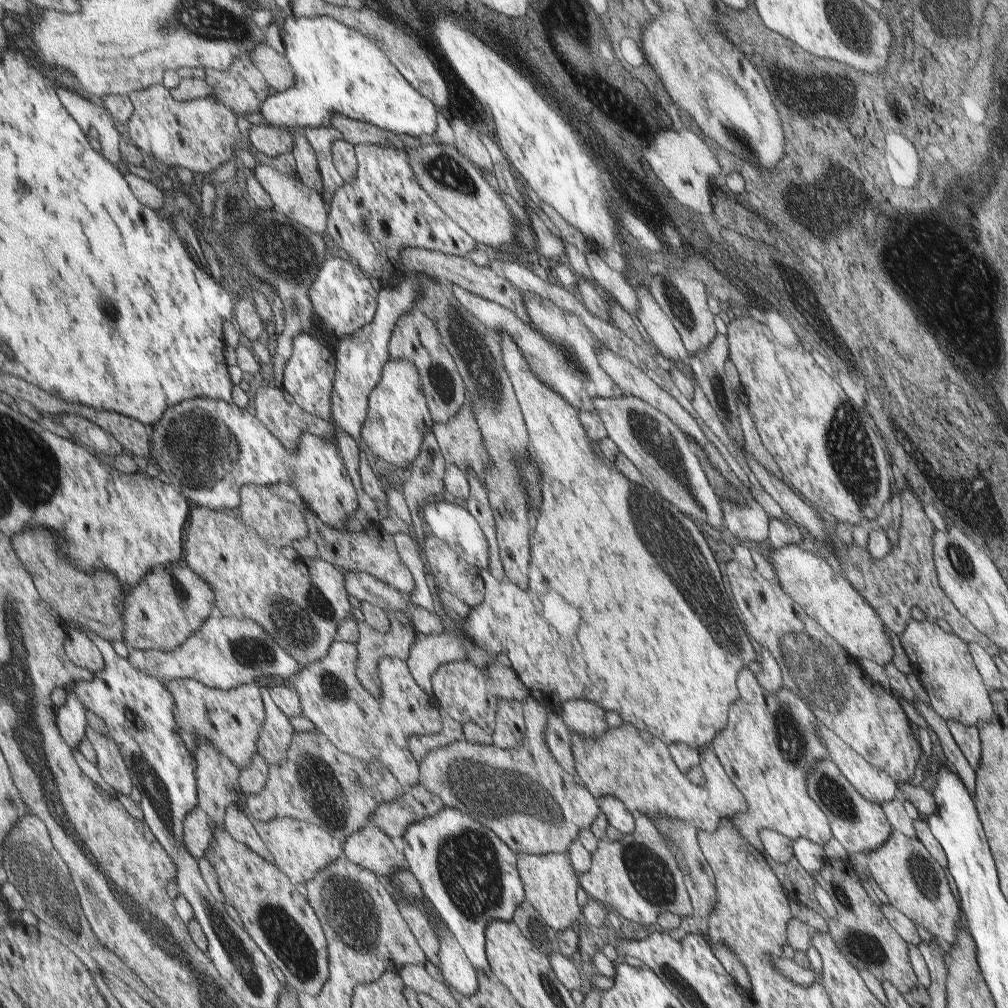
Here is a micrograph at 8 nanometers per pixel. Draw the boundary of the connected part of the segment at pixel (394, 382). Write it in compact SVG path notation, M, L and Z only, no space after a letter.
M389 359L387 365L383 368L382 379L379 385L370 395L367 403L367 419L363 423L363 437L361 441L374 453L396 466L398 469L408 471L412 462L418 457L421 445L426 432L431 432L434 428L434 418L431 416L431 410L428 406L426 394L422 392L423 382L419 370L415 364L407 359Z

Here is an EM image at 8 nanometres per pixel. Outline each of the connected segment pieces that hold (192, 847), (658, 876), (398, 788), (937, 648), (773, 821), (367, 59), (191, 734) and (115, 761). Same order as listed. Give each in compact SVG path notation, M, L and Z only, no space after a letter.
M199 805L184 822L187 850L198 860L211 848L218 824Z
M641 814L636 820L636 831L612 842L598 840L596 851L591 854L591 868L581 873L580 887L615 912L624 922L635 927L655 925L664 912L676 914L682 919L694 917L691 899L675 856L668 849L653 818Z
M297 732L296 738L294 738L293 746L291 747L292 752L294 752L294 746L298 746L298 750L300 750L300 782L302 782L303 792L305 795L306 800L310 802L310 806L312 808L316 809L316 814L320 816L320 819L322 820L322 826L327 827L329 831L334 832L335 836L338 836L340 840L344 840L344 843L347 842L347 838L351 835L358 834L360 830L370 822L371 817L374 815L374 813L379 809L380 804L388 803L389 801L392 801L393 799L399 798L402 794L405 794L406 788L404 788L402 782L398 780L397 775L395 775L388 766L384 766L378 759L374 759L373 761L368 760L361 760L360 757L353 756L350 753L343 752L342 749L339 748L338 745L335 744L335 742L332 742L328 736L322 732Z
M913 620L900 638L913 672L928 693L929 703L944 720L956 720L964 726L977 727L980 722L990 722L994 718L990 690L980 676L965 640L927 620Z
M744 666L740 669L739 699L731 704L727 726L715 736L715 748L718 758L722 760L724 771L740 790L747 805L746 811L726 819L731 820L739 836L748 840L753 848L763 848L760 834L764 830L774 830L792 842L803 837L814 845L822 846L833 838L826 814L808 796L806 786L809 772L816 768L820 761L830 757L825 742L816 734L819 724L812 710L788 688L784 687L776 694L770 694L760 686L750 667Z
M329 16L318 18L288 17L285 23L286 33L283 41L287 49L287 56L296 70L296 86L270 96L263 104L262 116L270 126L276 128L320 128L332 124L336 114L346 114L350 118L368 122L376 128L388 130L392 134L403 137L430 136L437 134L436 110L428 100L410 81L399 71L387 53L369 40L360 31Z
M173 679L168 688L179 702L179 724L194 758L200 735L215 742L219 750L234 760L241 770L251 763L255 755L260 755L260 736L267 722L264 688L252 682L233 690L225 690L207 687L195 679Z
M92 724L87 726L87 734L99 756L97 766L101 776L117 792L132 794L136 784L116 740L107 732L98 731Z

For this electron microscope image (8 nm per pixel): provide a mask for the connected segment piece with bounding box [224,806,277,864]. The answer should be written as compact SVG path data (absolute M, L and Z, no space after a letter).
M230 806L226 820L224 820L224 828L240 842L244 842L246 846L250 846L252 850L256 850L260 856L264 856L266 860L277 864L277 860L270 852L267 845L261 839L253 822L248 818L240 806Z

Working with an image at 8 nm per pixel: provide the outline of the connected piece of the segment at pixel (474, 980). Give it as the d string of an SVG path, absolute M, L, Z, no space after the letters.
M446 926L435 927L441 944L439 968L447 987L460 995L471 996L478 991L478 972L468 961L455 937Z

